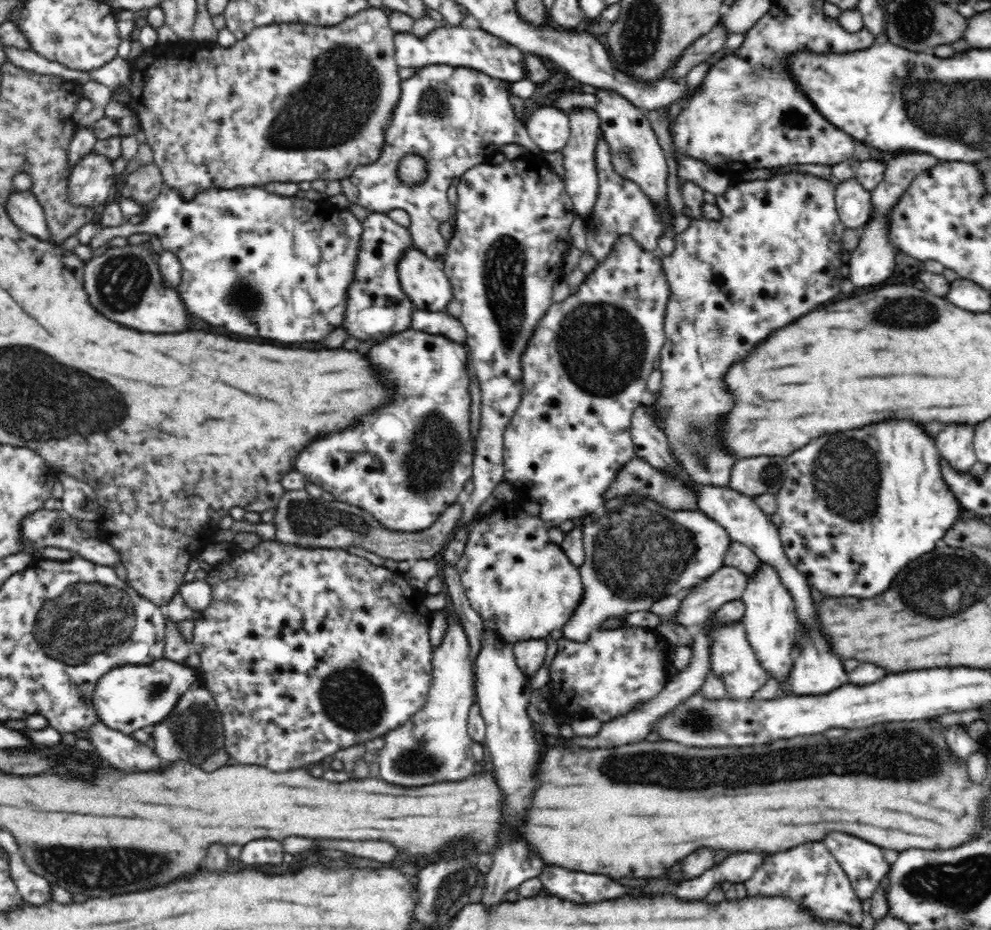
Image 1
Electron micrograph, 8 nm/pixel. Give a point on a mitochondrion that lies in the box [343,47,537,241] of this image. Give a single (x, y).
(430, 101)

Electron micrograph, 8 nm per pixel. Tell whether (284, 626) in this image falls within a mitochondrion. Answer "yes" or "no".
no

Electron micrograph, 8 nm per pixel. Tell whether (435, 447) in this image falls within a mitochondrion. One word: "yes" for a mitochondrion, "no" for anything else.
yes

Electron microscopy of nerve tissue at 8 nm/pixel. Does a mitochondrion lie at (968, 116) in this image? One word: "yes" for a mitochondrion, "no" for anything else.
yes

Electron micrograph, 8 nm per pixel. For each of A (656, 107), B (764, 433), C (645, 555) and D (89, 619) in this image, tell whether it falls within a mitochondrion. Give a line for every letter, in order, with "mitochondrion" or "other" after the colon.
A: other
B: other
C: mitochondrion
D: mitochondrion

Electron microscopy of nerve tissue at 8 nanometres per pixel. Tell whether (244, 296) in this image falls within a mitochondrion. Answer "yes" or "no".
yes

